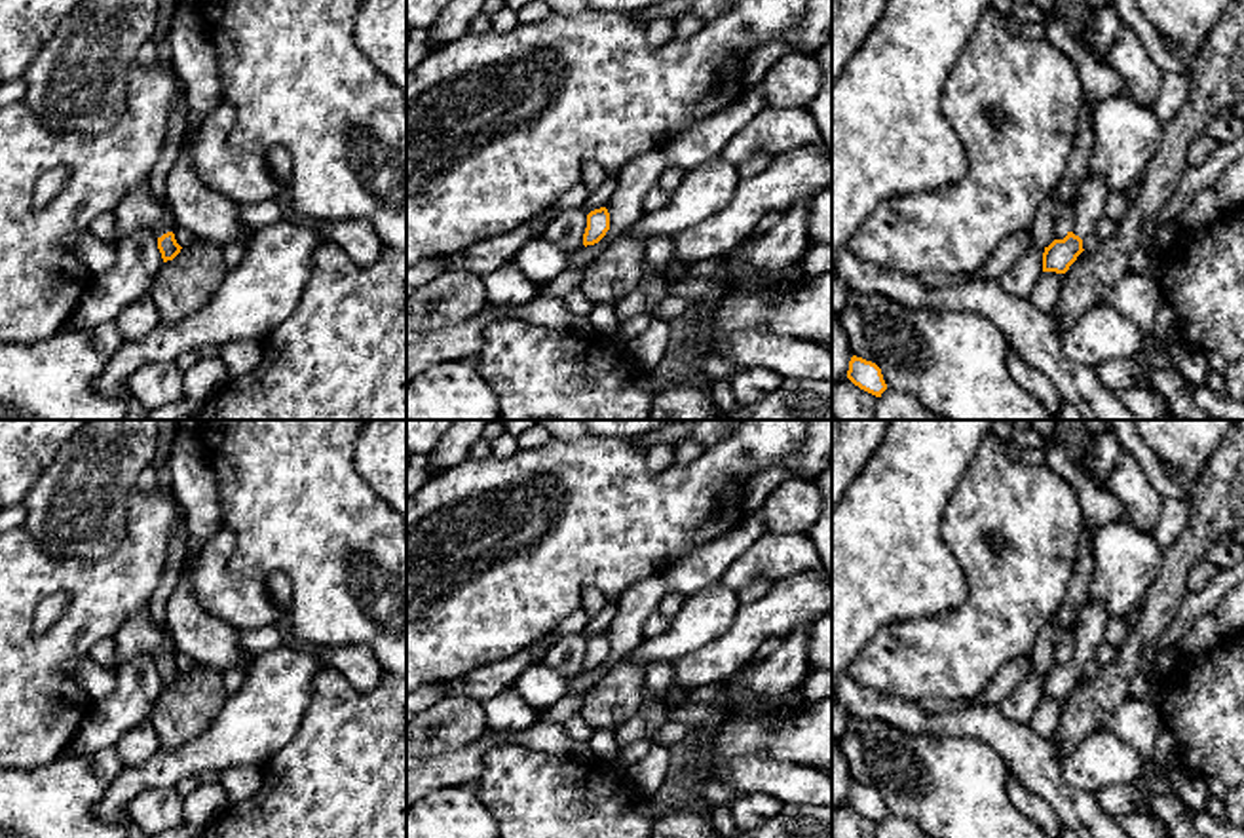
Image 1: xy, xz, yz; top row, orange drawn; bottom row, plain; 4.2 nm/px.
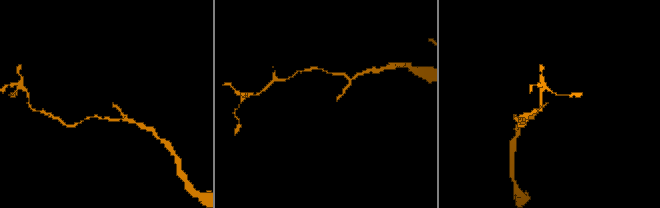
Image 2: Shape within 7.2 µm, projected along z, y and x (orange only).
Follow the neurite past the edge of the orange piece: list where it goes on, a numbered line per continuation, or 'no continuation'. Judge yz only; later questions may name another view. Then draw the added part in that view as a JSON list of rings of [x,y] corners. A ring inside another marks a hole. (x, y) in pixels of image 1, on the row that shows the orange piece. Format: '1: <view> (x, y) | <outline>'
1: yz (1087, 211) | [[[1088,173],[1069,211],[1069,232],[1081,239],[1094,236],[1098,222],[1105,217],[1103,207],[1109,194],[1105,179],[1100,173]]]

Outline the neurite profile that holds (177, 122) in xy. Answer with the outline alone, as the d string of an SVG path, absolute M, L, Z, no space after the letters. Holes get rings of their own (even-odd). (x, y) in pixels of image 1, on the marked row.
M188 103L177 110L173 110L167 125L167 137L161 150L161 156L158 158L152 173L150 173L150 190L152 196L161 200L165 203L167 198L167 177L179 158L179 150L186 137L186 122L188 122Z

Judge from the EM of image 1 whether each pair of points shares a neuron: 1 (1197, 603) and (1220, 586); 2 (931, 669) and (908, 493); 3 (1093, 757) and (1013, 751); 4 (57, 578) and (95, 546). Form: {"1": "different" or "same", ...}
{"1": "same", "2": "different", "3": "different", "4": "different"}

